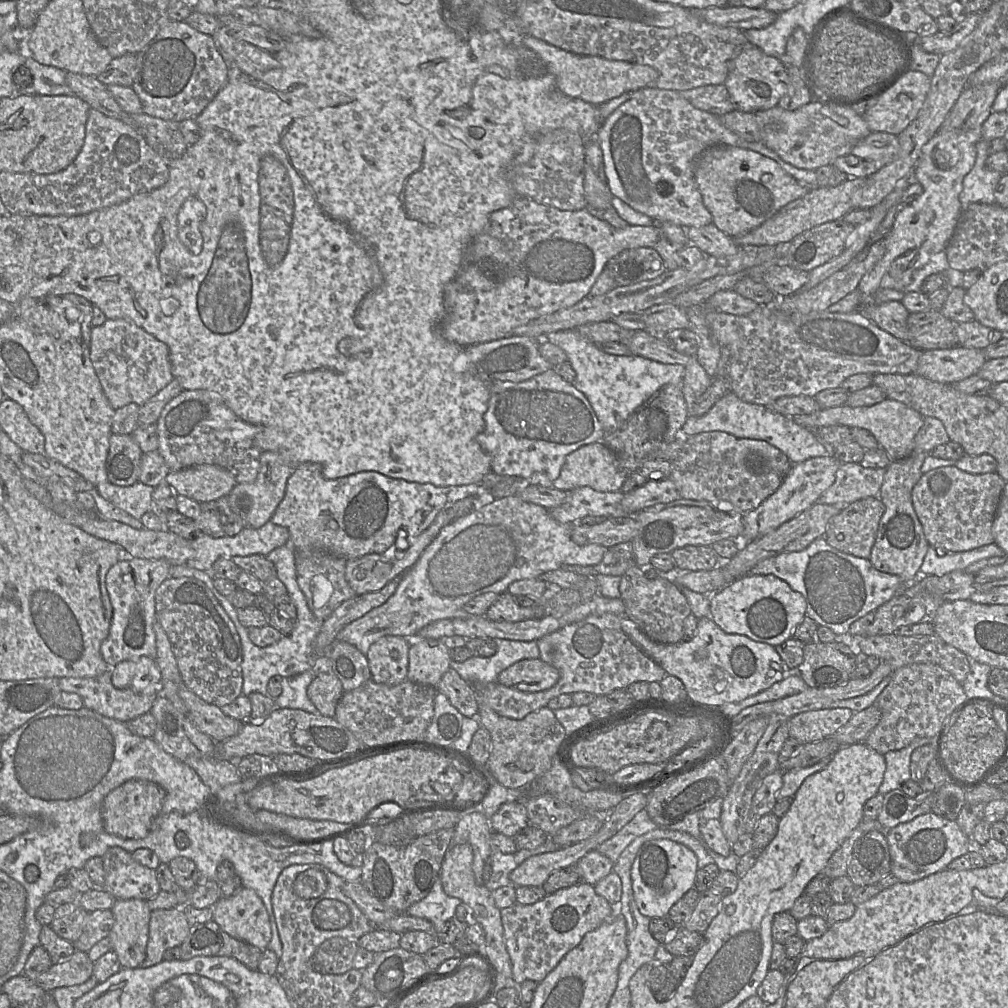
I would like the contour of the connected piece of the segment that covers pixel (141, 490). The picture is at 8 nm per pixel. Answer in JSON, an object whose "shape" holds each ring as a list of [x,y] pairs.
{"shape":[[[106,481],[99,483],[96,489],[105,500],[138,520],[152,510],[154,487],[140,481],[131,486],[118,486]]]}

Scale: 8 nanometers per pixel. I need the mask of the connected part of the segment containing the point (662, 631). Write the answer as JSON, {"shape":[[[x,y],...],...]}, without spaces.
{"shape":[[[635,565],[621,576],[619,590],[625,605],[625,616],[636,623],[650,639],[662,644],[683,641],[684,620],[691,611],[680,586],[664,578],[648,579],[644,569]]]}

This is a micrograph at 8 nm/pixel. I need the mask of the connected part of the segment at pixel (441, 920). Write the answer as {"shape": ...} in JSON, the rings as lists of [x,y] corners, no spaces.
{"shape":[[[437,877],[427,896],[412,904],[406,914],[430,921],[436,934],[455,916],[456,907],[461,903],[460,899],[450,897],[444,892],[441,880]]]}

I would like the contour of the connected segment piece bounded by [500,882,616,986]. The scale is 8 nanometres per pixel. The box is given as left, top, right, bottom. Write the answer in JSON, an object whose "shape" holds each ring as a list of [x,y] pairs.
{"shape":[[[580,882],[546,895],[533,904],[524,905],[516,902],[500,911],[505,946],[512,965],[512,983],[519,986],[526,980],[541,982],[557,966],[560,960],[581,942],[588,932],[609,920],[615,913],[616,907],[597,894],[594,885]]]}

